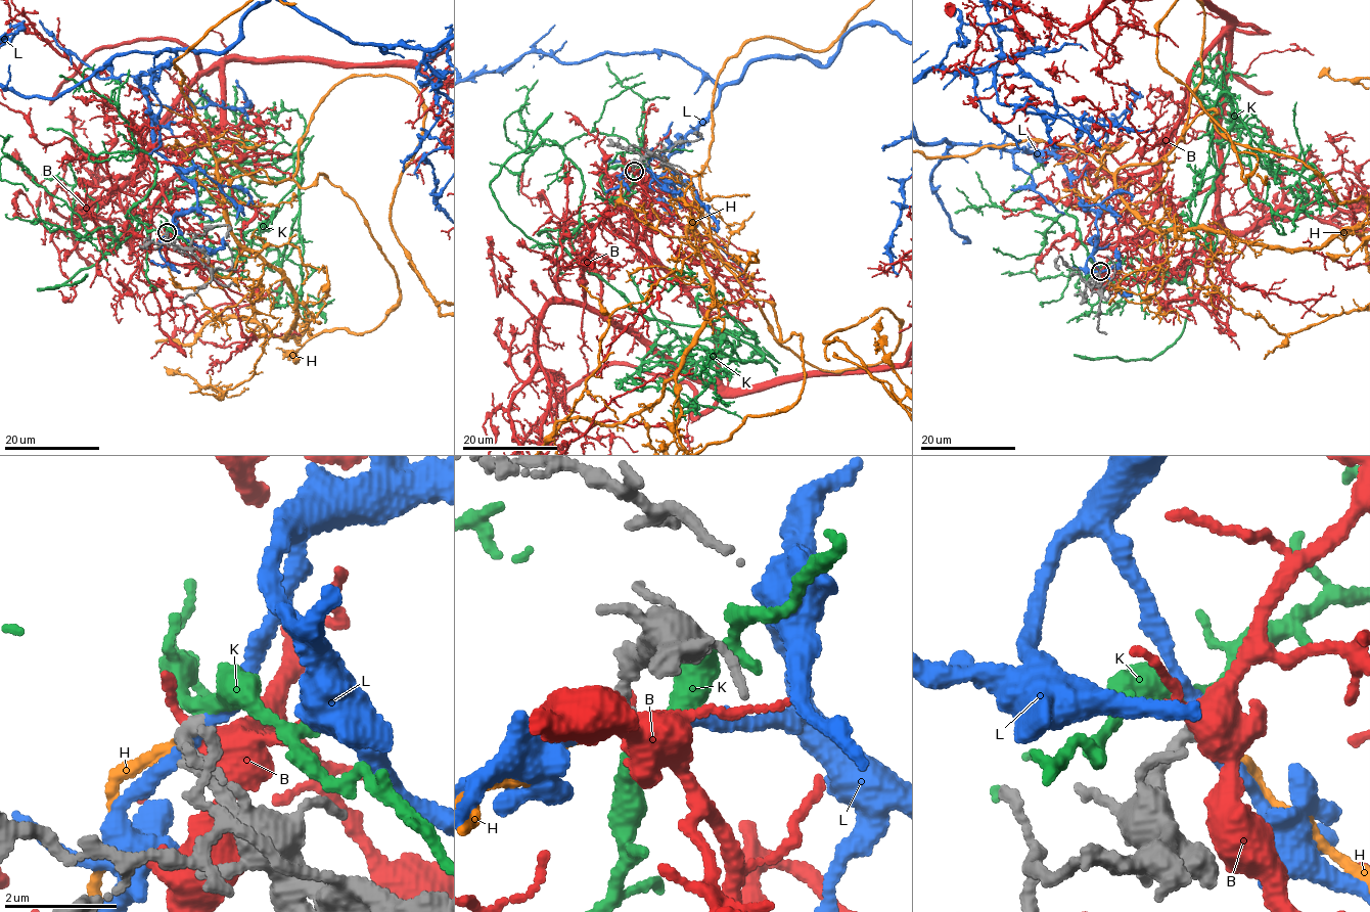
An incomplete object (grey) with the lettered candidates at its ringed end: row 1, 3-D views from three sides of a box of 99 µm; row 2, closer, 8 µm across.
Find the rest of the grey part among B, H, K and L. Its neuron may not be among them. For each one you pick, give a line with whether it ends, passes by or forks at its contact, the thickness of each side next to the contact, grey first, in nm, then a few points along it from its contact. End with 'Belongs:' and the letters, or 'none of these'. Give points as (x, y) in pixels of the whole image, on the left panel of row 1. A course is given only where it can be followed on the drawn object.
Belongs: none of these

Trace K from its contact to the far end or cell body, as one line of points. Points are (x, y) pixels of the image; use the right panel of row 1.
K: (1099, 271), (1133, 258), (1184, 280), (1224, 92), (1235, 118), (1230, 92), (1195, 86), (1239, 155), (1260, 141)

